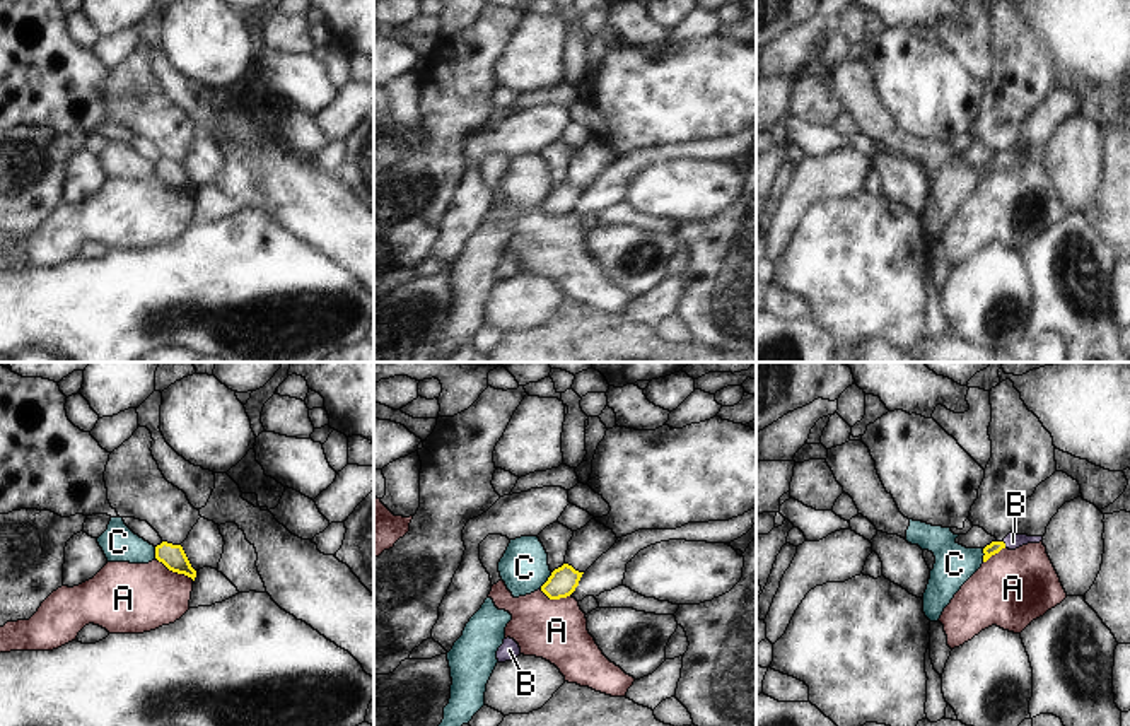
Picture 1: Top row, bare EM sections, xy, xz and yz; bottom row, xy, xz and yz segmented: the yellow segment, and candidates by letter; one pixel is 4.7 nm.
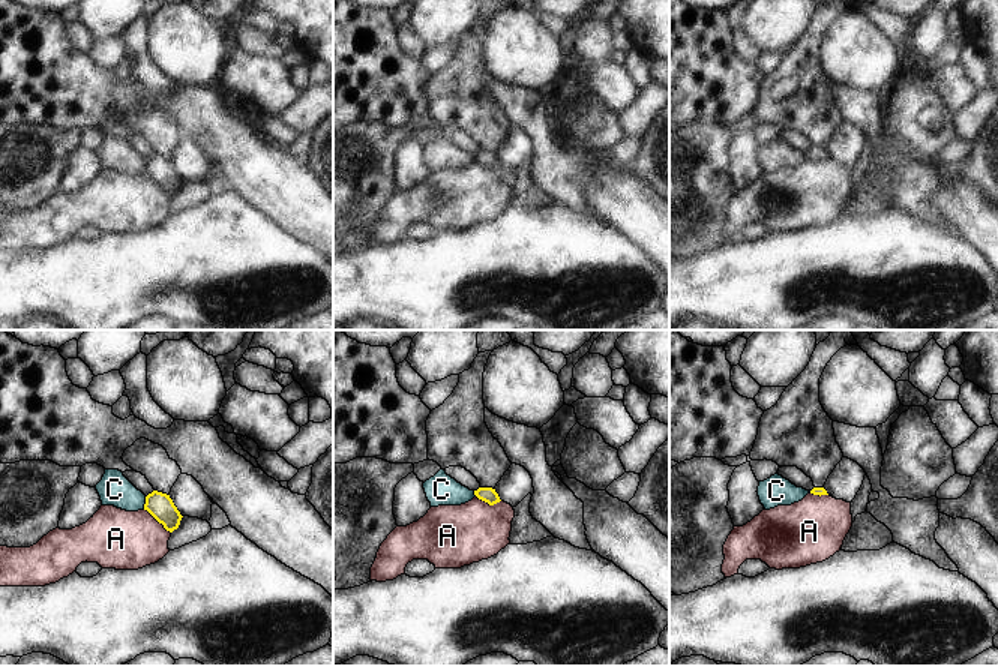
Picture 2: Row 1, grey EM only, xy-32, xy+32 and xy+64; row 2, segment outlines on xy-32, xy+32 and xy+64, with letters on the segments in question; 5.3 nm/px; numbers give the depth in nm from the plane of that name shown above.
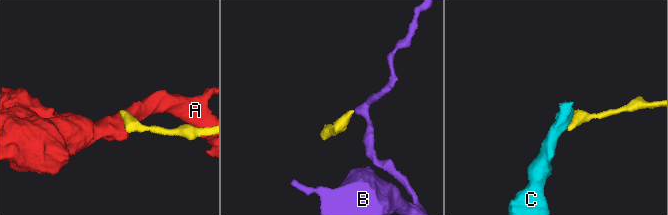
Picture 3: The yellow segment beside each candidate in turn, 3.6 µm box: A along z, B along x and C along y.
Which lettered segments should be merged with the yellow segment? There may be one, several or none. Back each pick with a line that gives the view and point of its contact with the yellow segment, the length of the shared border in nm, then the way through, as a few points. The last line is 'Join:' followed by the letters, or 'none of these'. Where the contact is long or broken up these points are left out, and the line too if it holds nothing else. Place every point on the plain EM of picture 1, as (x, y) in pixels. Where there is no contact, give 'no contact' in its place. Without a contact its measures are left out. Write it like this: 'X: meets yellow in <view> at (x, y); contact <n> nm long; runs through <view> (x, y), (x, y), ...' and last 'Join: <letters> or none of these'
B: meets yellow in yz at (1004, 163); contact 40 nm long; runs through yz (994, 164), (1004, 163), (1013, 159)
Join: B

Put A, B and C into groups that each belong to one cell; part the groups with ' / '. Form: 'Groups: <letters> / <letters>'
Groups: A / B / C

